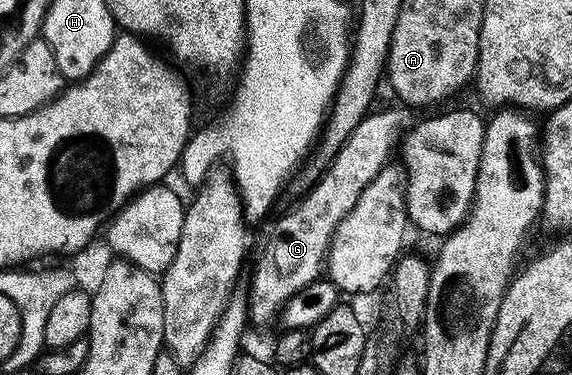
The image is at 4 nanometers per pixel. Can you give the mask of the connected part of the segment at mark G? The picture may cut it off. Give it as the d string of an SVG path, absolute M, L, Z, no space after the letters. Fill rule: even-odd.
M396 105L390 110L377 108L366 114L325 170L320 171L317 181L308 187L309 191L274 224L253 266L253 279L247 289L249 320L254 327L276 323L287 300L322 277L335 228L339 228L343 216L355 208L359 196L363 196L363 188L379 176L382 168L390 165L392 158L389 157L392 154L394 157L405 131L410 129L410 111L404 105Z

